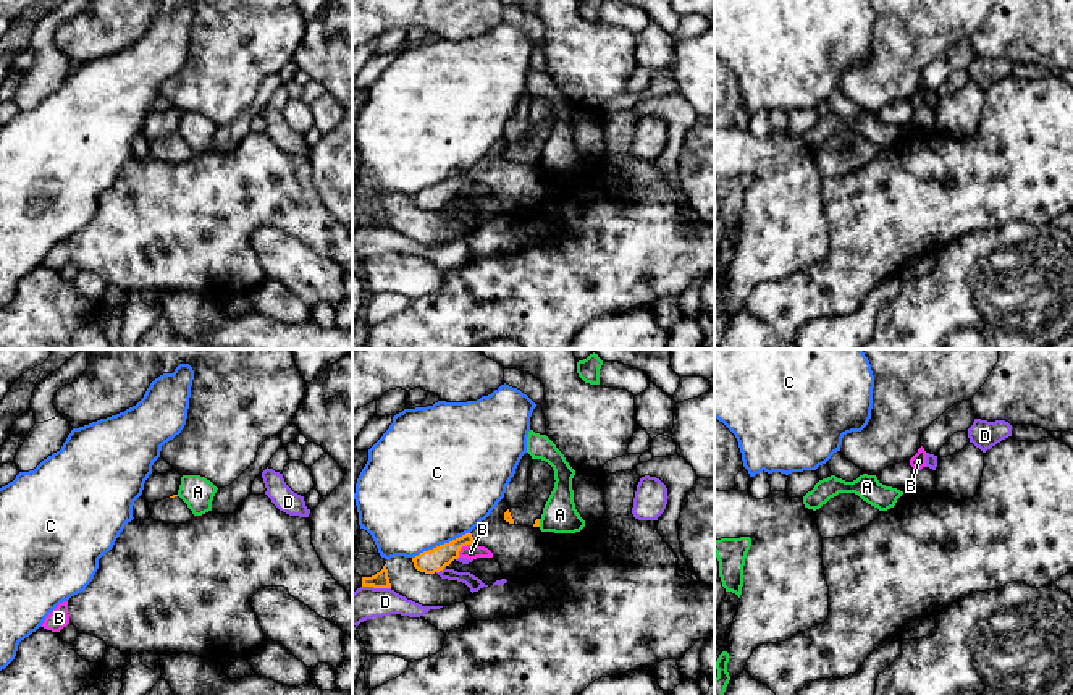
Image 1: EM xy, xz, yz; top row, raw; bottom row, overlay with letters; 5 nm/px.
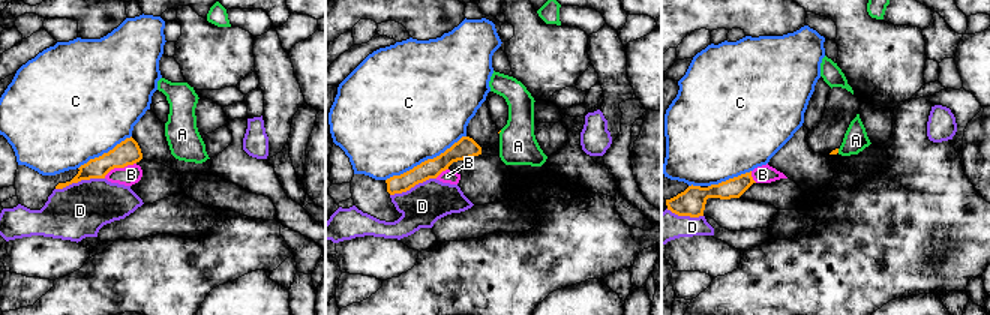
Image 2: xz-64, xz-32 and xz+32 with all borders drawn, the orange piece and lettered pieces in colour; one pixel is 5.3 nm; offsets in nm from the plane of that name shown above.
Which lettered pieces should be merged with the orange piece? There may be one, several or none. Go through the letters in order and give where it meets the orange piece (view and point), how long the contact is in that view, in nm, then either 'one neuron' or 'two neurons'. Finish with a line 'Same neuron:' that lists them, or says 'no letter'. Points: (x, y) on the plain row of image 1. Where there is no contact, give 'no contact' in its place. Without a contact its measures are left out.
A: contact xz (538, 160); length 40 nm; two neurons
B: contact xz (462, 183); length 110 nm; two neurons
C: contact xz (440, 183); length 320 nm; two neurons
D: contact xz (440, 207); length 60 nm; two neurons
Same neuron: no letter

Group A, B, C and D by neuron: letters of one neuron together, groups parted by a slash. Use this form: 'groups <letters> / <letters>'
groups A / B / C / D

